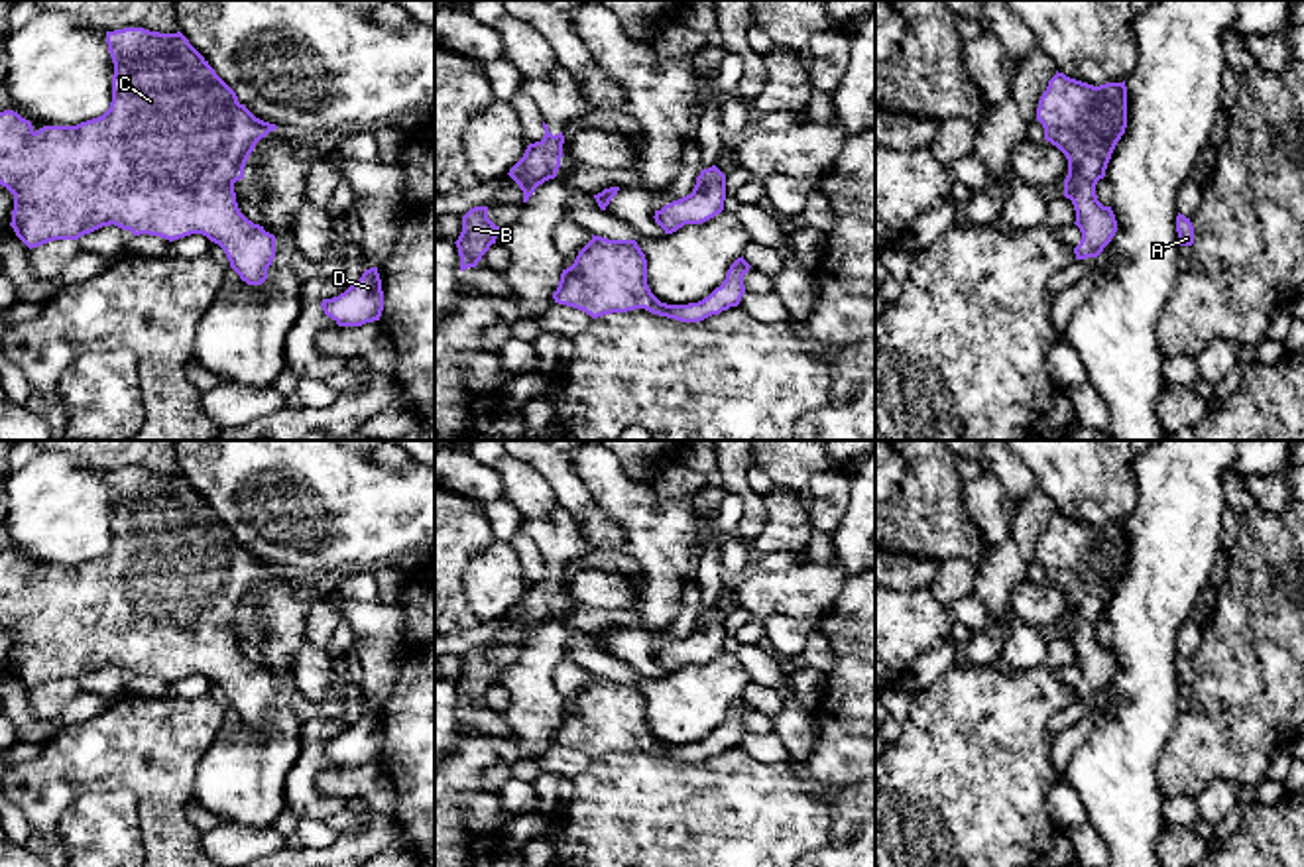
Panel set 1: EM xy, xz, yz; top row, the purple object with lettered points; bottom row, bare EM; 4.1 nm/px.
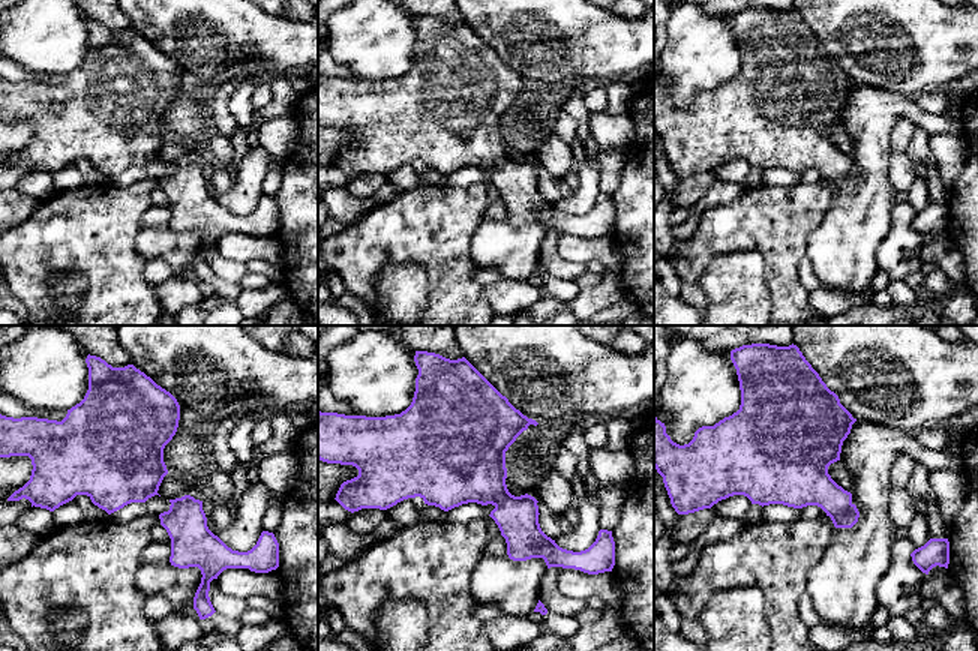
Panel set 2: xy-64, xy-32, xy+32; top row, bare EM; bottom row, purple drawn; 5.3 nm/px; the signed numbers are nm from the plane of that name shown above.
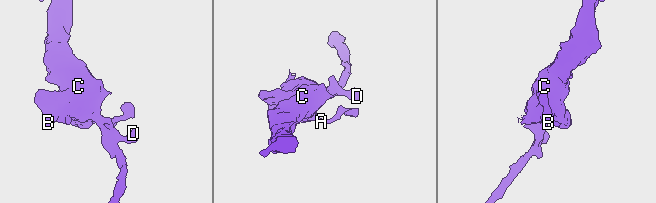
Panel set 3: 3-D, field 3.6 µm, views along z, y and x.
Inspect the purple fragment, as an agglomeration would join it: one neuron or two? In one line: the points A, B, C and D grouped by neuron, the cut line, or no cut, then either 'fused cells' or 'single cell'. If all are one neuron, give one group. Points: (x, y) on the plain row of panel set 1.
A B C D; no cut; single cell

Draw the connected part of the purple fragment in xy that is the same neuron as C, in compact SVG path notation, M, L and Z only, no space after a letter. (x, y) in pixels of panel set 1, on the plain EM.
M124 468L106 472L106 484L114 515L112 543L102 556L77 566L43 566L35 572L18 552L0 552L0 625L14 635L10 666L16 676L31 690L53 680L79 680L110 665L134 676L149 674L169 682L203 674L224 690L242 722L262 725L275 698L275 676L240 653L234 623L244 619L256 584L277 566L256 558L240 545L236 533L181 472Z

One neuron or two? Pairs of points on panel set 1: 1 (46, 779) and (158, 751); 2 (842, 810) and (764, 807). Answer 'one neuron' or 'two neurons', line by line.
1: one neuron
2: two neurons

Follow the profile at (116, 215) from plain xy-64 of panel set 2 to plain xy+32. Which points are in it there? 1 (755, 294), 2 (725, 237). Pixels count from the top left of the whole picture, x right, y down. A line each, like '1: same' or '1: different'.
1: different
2: same

